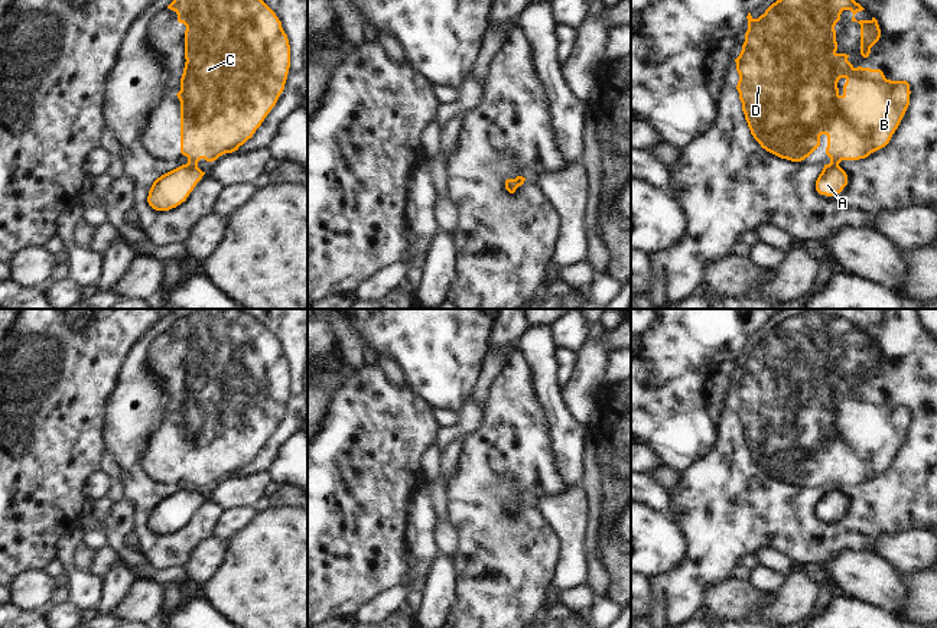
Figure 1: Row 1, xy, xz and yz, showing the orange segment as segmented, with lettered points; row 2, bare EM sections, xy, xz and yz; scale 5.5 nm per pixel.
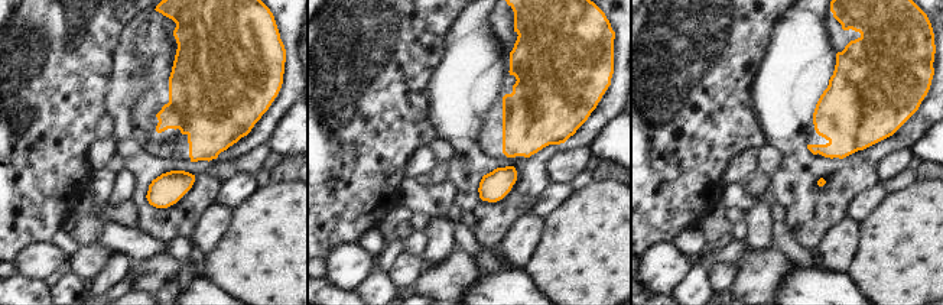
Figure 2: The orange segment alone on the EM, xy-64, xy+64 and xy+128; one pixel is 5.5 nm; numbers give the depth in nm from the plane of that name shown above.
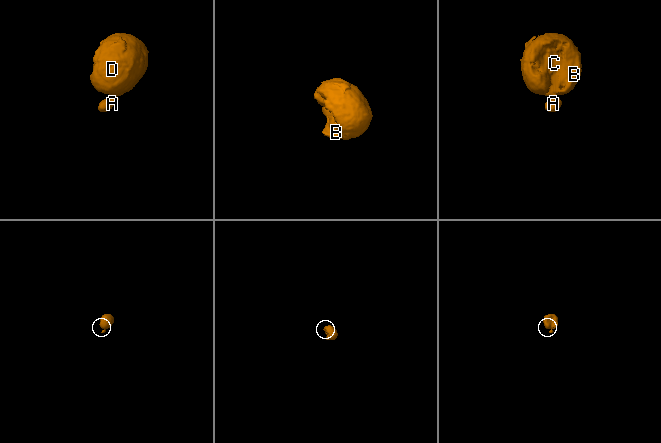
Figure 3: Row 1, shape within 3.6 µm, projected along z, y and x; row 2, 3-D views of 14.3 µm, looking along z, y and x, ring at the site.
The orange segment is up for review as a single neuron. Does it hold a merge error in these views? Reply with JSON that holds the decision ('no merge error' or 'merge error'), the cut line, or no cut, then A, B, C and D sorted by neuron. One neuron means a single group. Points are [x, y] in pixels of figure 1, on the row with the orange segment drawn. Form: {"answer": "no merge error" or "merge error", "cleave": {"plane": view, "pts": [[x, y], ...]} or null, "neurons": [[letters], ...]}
{"answer": "merge error", "cleave": {"plane": "xy", "pts": [[186, 163], [197, 165]]}, "neurons": [["A"], ["B", "C", "D"]]}

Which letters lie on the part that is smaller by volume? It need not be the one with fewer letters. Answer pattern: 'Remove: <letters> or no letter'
Remove: A

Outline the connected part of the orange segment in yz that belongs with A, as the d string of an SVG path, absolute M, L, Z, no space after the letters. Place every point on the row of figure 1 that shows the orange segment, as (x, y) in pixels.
M824 165L816 180L816 191L820 195L833 196L847 185L847 175L839 165Z

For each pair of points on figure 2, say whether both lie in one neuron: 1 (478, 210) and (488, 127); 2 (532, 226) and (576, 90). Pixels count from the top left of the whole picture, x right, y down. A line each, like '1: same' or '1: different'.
1: same
2: different

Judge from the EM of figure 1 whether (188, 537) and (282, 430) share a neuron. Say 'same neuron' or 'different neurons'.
same neuron

